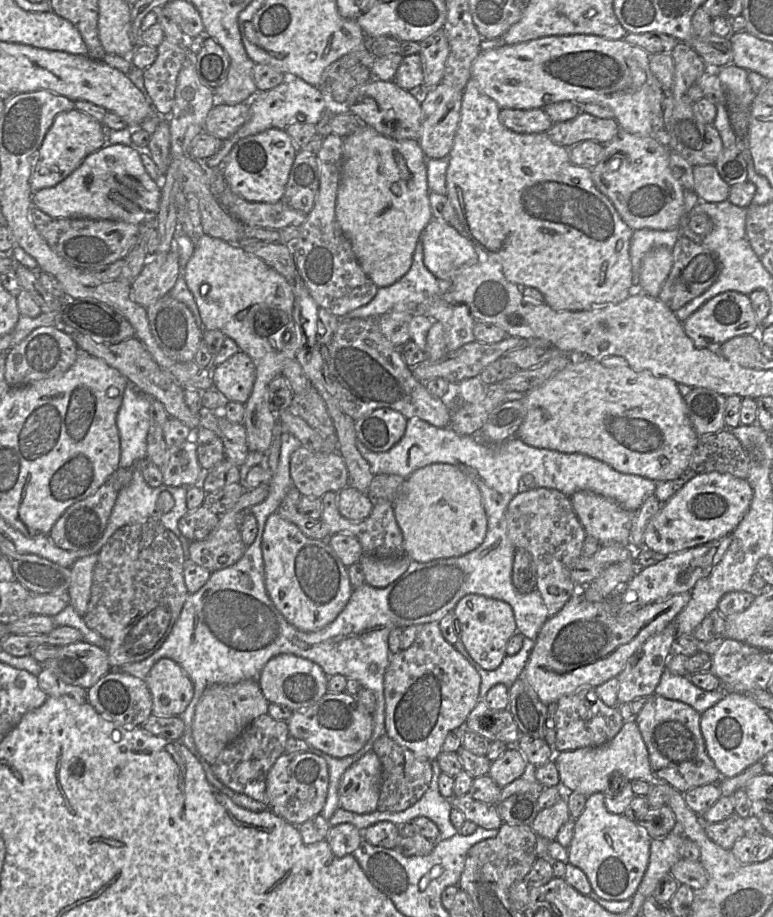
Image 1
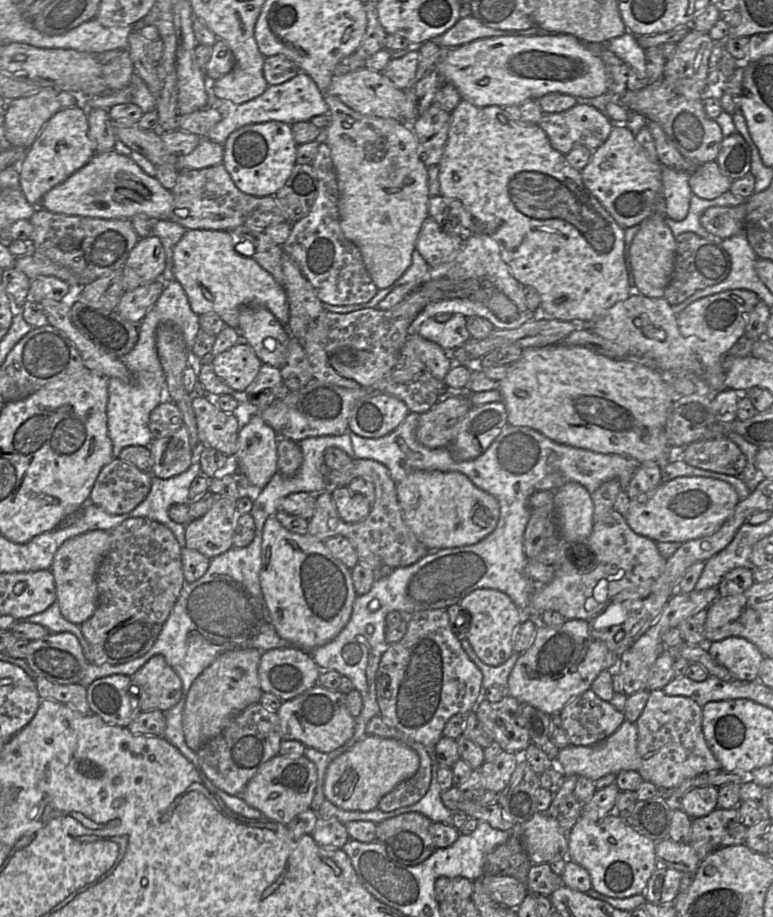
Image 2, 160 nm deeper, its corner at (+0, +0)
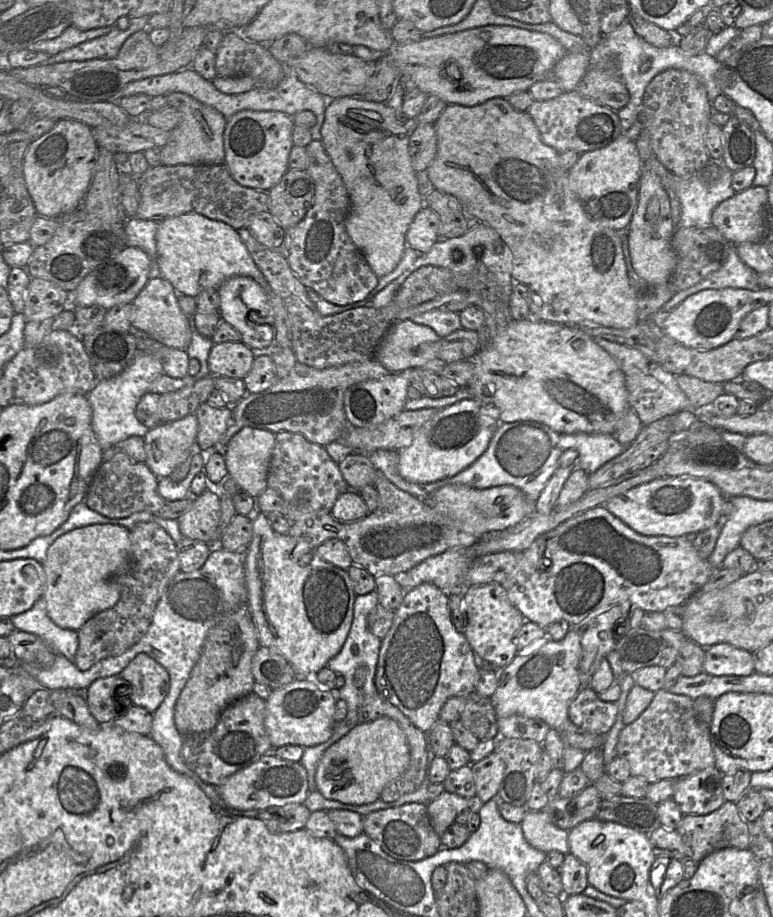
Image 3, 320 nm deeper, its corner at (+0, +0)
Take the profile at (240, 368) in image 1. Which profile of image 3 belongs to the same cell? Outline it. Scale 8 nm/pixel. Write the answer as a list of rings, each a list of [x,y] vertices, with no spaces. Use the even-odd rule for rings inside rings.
[[[240,342],[214,344],[208,356],[212,376],[244,379],[252,368],[255,356],[251,348]]]

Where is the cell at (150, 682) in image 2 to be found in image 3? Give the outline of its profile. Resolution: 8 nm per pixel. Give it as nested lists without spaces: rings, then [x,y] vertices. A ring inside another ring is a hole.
[[[145,653],[138,654],[116,676],[128,681],[115,689],[115,696],[119,697],[117,700],[121,703],[127,701],[129,705],[142,707],[150,713],[155,712],[169,692],[170,679],[167,670]]]

